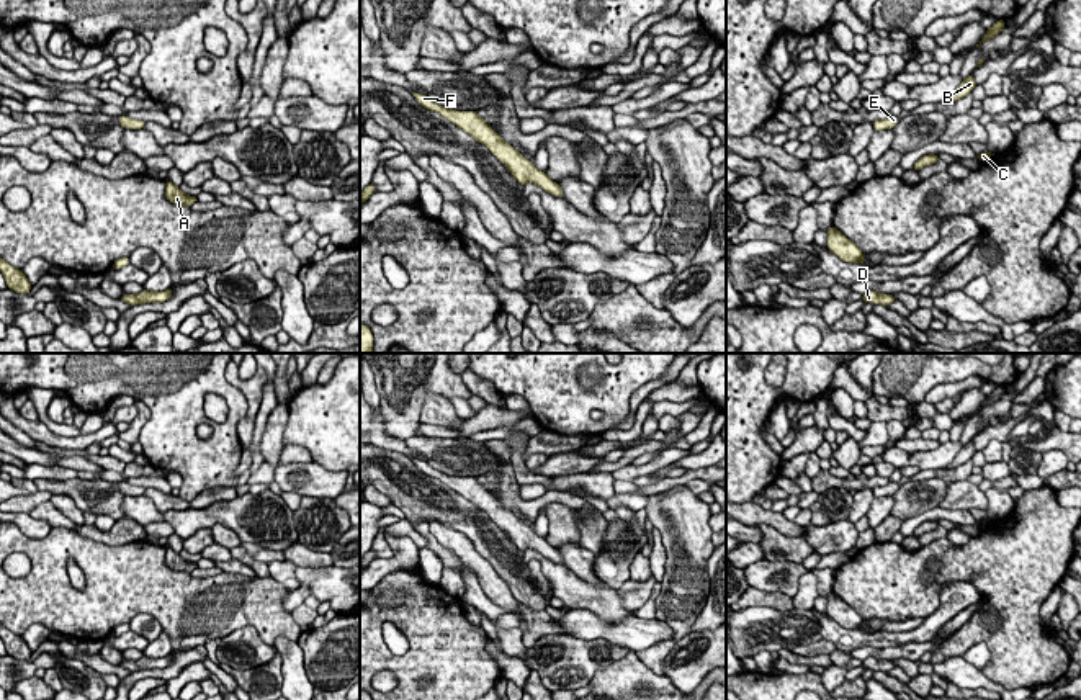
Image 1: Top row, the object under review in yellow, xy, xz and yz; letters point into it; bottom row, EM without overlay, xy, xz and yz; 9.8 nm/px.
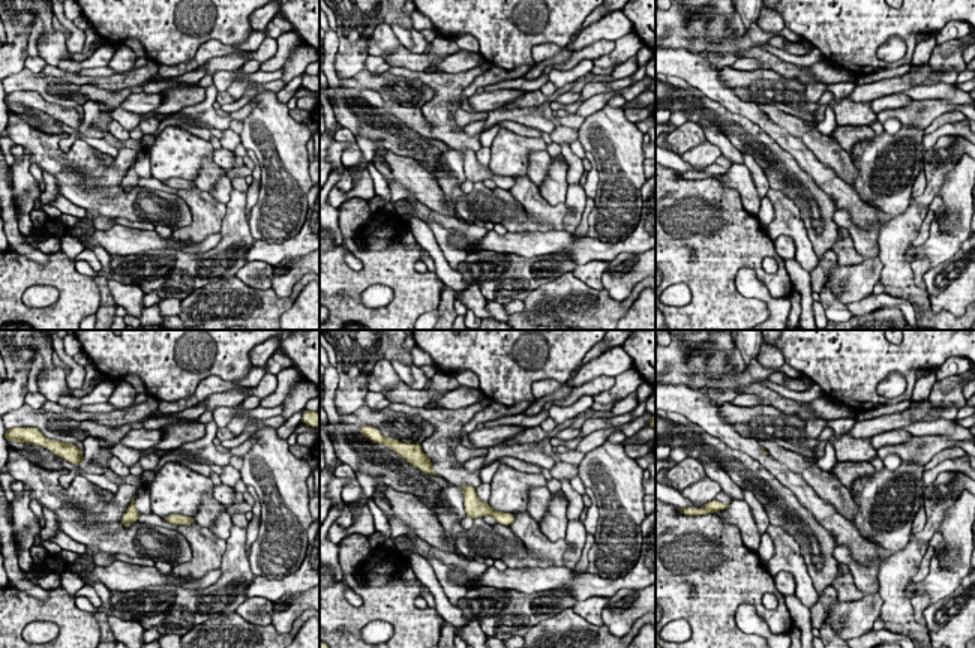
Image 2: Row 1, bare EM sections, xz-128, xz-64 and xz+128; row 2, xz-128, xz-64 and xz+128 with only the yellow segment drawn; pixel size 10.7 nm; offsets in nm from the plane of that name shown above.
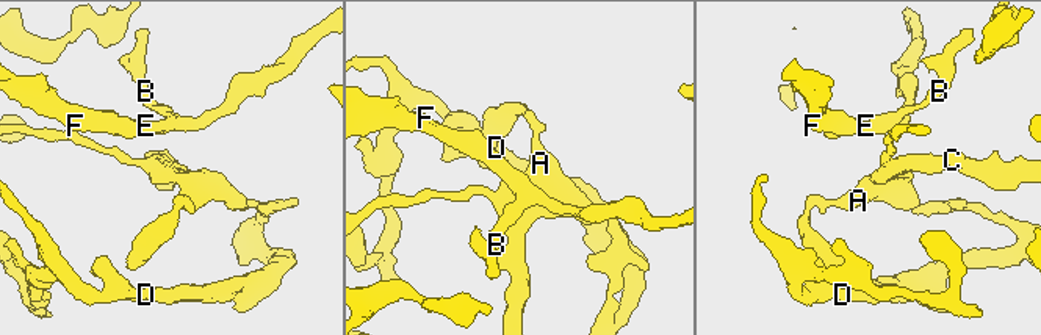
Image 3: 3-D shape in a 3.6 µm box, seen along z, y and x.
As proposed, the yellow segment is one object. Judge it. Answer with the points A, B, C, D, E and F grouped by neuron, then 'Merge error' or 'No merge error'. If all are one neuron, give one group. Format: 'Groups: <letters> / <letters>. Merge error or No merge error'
Groups: A B C D E F. No merge error

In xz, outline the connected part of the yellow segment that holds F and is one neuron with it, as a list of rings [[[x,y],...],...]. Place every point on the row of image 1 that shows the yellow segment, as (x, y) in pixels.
[[[412,92],[424,108],[440,113],[443,118],[484,144],[514,175],[520,185],[535,183],[545,191],[564,198],[561,186],[545,172],[538,170],[515,147],[507,144],[476,111],[456,111],[433,103],[427,95]]]

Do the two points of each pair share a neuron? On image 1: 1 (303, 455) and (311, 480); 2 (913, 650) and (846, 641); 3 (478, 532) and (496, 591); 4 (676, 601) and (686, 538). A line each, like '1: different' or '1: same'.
1: different
2: different
3: different
4: same

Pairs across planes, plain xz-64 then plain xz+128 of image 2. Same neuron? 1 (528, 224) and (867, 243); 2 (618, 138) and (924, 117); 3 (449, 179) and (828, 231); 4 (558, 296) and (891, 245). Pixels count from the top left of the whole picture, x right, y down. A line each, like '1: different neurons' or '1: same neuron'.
1: different neurons
2: different neurons
3: same neuron
4: same neuron

